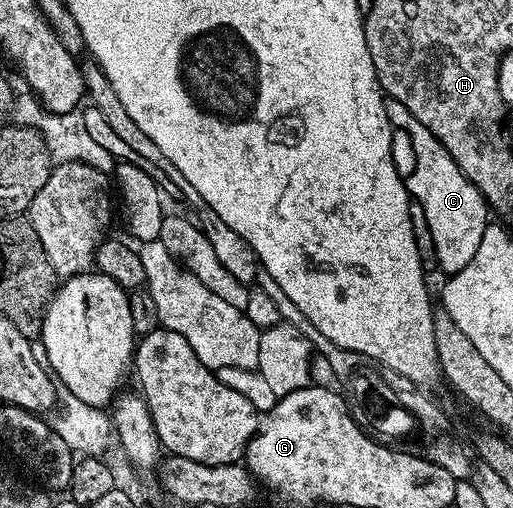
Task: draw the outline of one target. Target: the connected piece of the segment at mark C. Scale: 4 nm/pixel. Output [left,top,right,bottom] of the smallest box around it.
[386,100,488,274]

